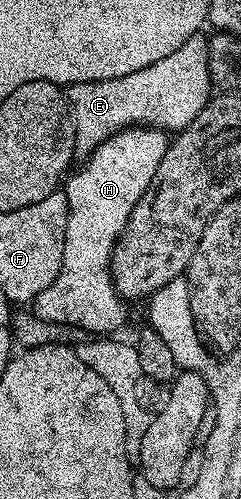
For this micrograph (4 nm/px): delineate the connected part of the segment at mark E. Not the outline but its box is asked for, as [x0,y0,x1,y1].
[66,32,212,158]

